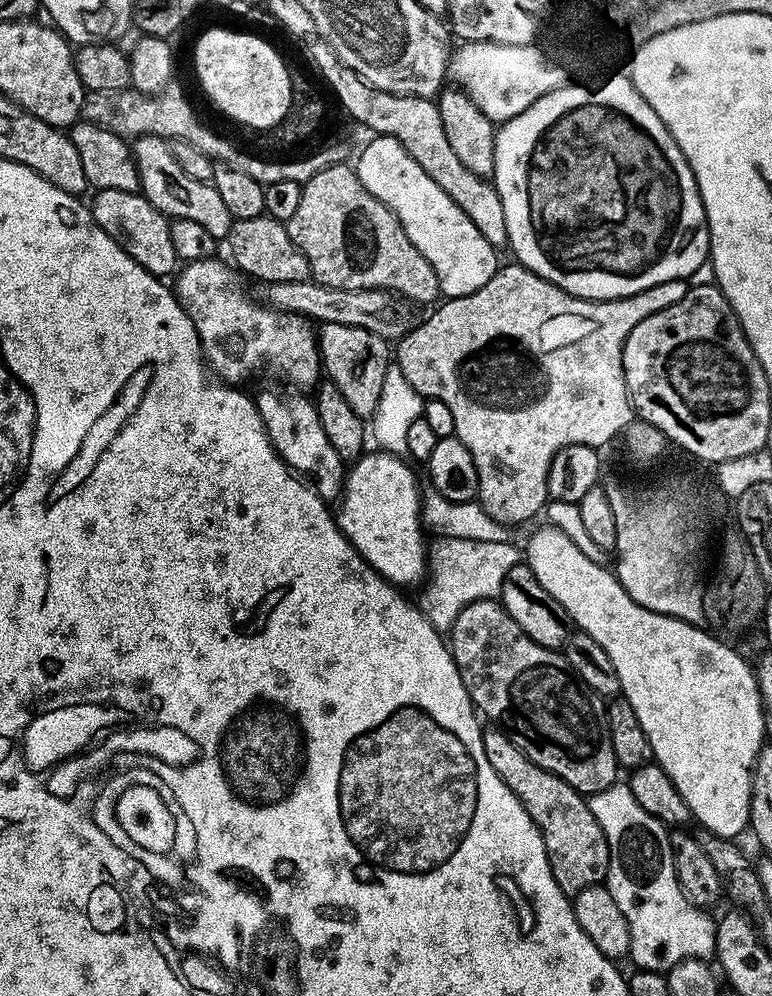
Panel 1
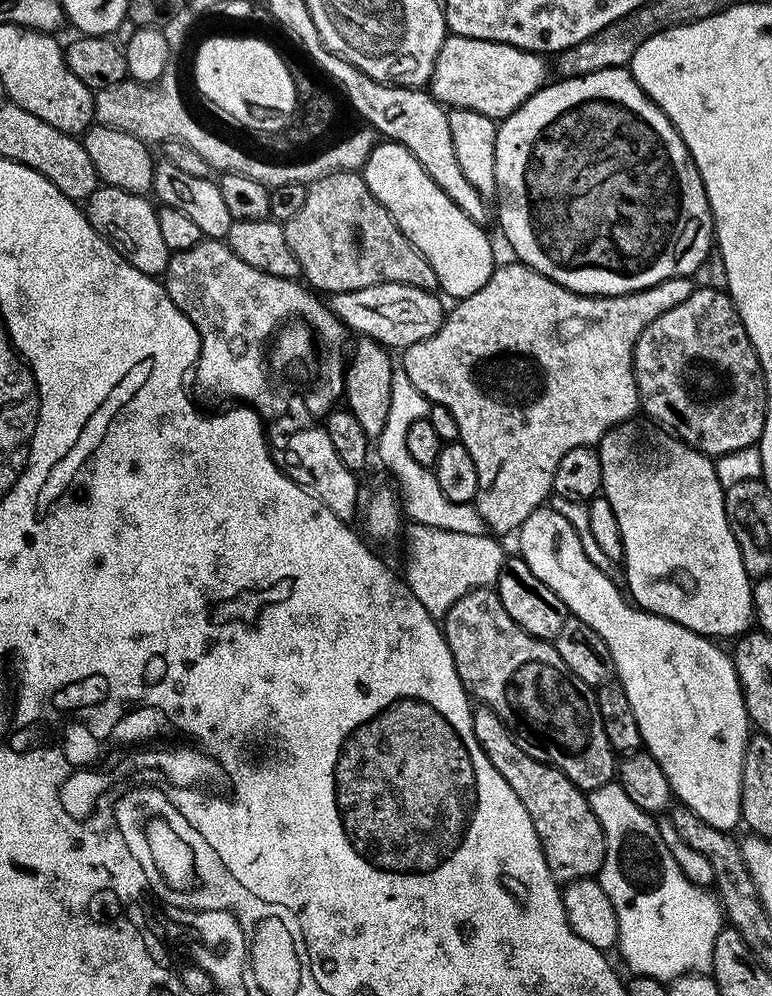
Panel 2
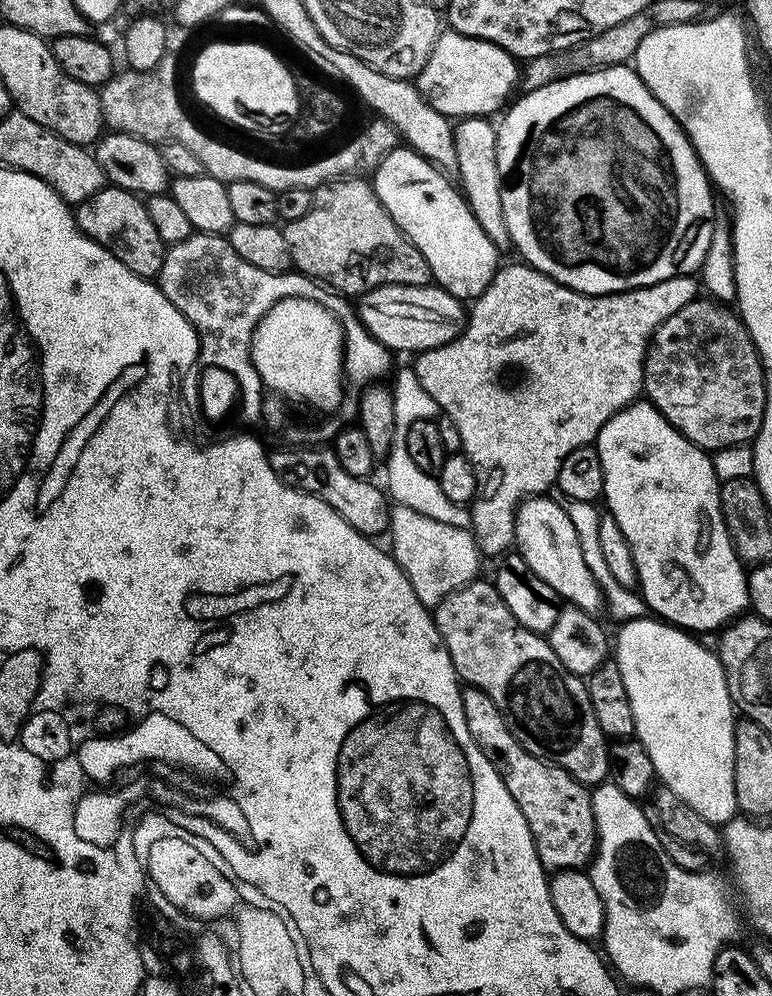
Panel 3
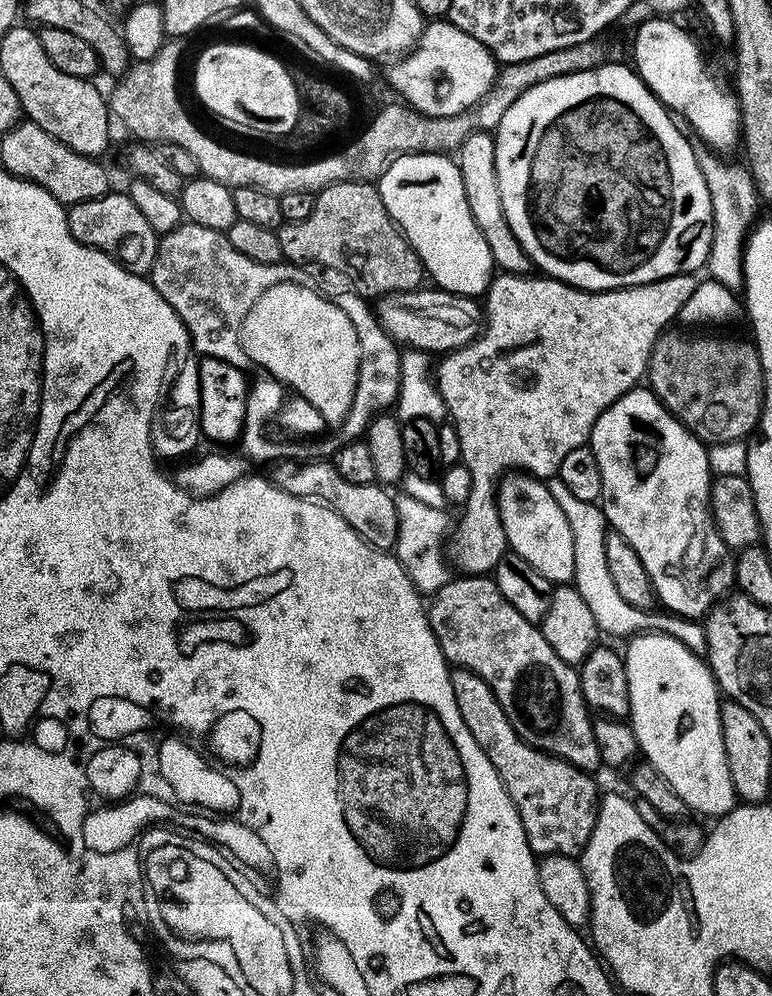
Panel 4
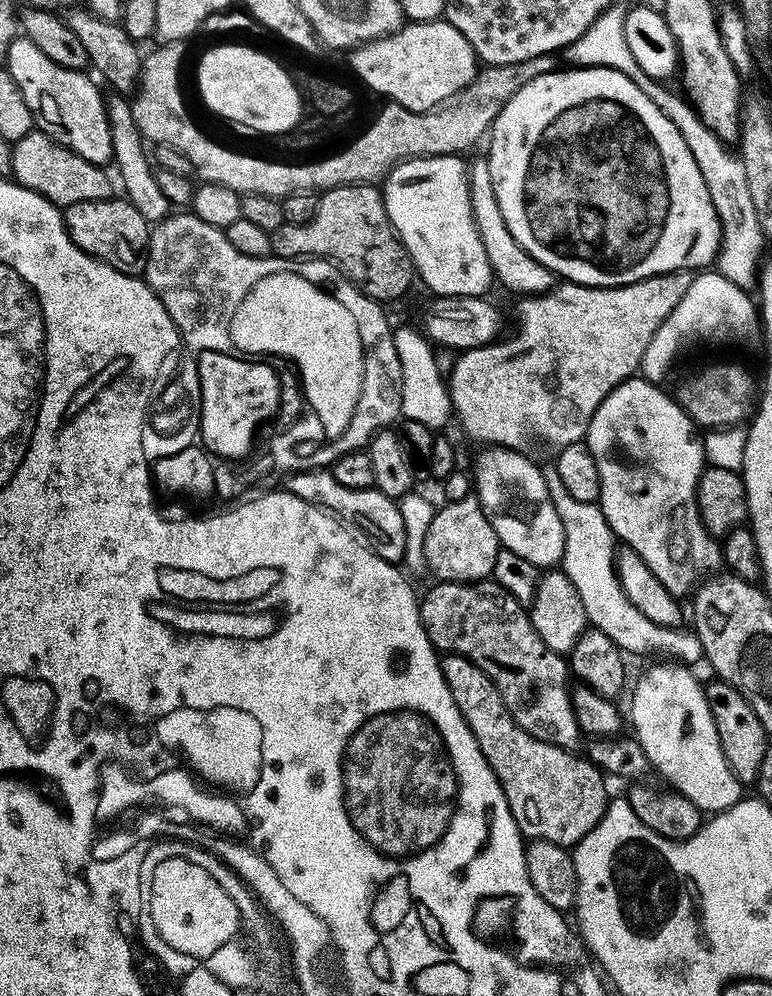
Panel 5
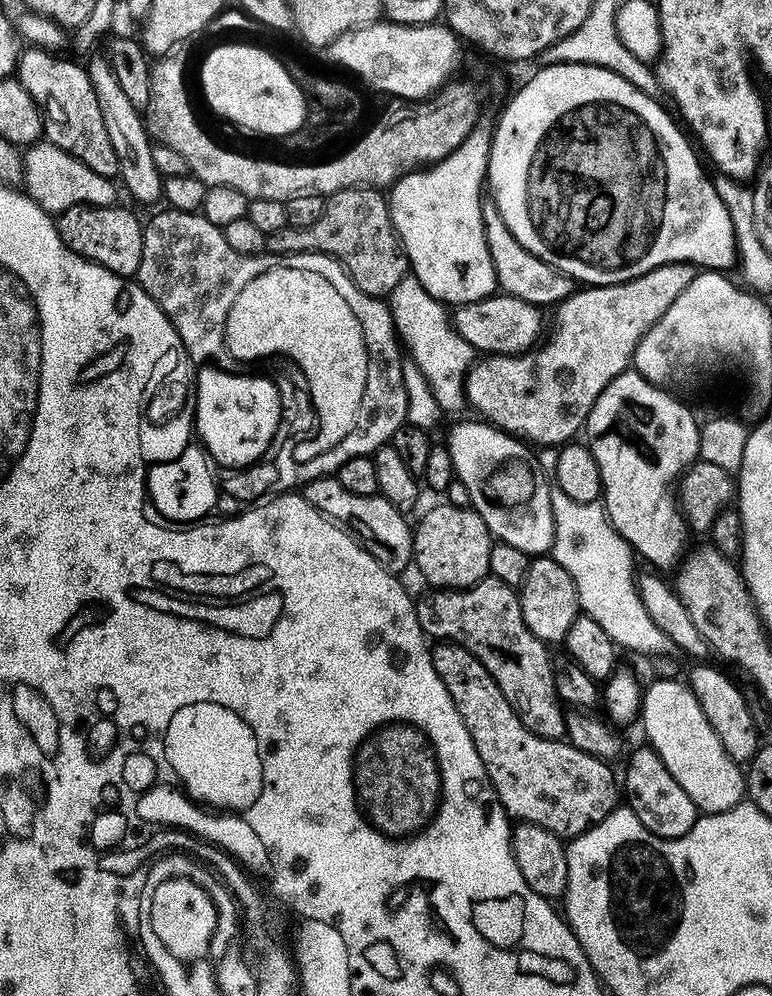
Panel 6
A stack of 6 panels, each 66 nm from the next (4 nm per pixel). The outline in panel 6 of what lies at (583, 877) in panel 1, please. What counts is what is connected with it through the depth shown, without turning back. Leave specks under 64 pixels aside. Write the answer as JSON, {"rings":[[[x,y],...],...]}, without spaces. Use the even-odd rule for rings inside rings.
{"rings":[[[436,642],[431,645],[430,651],[434,670],[438,678],[442,678],[442,686],[446,686],[450,698],[455,702],[458,714],[474,742],[474,750],[478,750],[478,758],[482,758],[482,766],[490,778],[492,788],[513,821],[536,823],[561,838],[575,838],[612,811],[612,787],[615,784],[617,787],[618,776],[612,773],[611,763],[586,754],[563,739],[547,740],[534,735],[520,721],[510,702],[506,702],[506,694],[502,694],[502,690],[498,690],[498,682],[490,678],[490,670],[486,670],[486,666],[482,666],[482,662],[478,662],[470,650],[460,644]]]}

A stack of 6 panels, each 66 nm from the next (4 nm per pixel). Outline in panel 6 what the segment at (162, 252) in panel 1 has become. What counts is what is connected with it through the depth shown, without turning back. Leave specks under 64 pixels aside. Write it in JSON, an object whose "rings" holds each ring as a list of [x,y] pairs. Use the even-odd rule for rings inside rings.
{"rings":[[[79,204],[55,217],[58,238],[83,260],[94,262],[125,278],[135,277],[138,262],[142,262],[144,224],[128,208],[121,206],[90,206]]]}

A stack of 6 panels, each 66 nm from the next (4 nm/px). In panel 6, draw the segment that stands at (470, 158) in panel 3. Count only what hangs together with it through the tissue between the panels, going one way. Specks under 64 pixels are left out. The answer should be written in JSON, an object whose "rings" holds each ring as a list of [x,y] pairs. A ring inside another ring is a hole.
{"rings":[[[490,198],[482,203],[482,222],[486,234],[486,250],[490,250],[490,262],[494,266],[496,283],[503,295],[522,298],[522,302],[537,306],[545,306],[544,304],[555,306],[572,295],[573,281],[564,273],[556,271],[548,264],[543,264],[534,254],[530,254],[530,250],[526,250],[518,242],[518,238],[510,234],[510,226],[502,222],[502,214],[498,214],[496,203]]]}

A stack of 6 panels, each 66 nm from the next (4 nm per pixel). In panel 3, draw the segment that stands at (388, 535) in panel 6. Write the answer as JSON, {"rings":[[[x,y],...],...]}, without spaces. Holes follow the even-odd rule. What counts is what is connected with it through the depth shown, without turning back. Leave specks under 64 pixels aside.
{"rings":[[[288,446],[285,452],[276,452],[280,450],[272,450],[268,452],[268,461],[270,462],[270,470],[274,470],[274,474],[278,474],[278,478],[286,486],[297,488],[300,492],[308,492],[312,496],[316,496],[322,502],[326,502],[326,506],[333,508],[346,522],[350,522],[350,526],[354,526],[354,530],[358,530],[364,536],[369,538],[379,537],[388,531],[388,517],[390,515],[390,500],[383,491],[380,492],[371,483],[371,479],[363,476],[355,476],[354,474],[346,474],[346,470],[342,470],[342,462],[338,462],[338,458],[332,453],[331,447],[328,446]]]}

